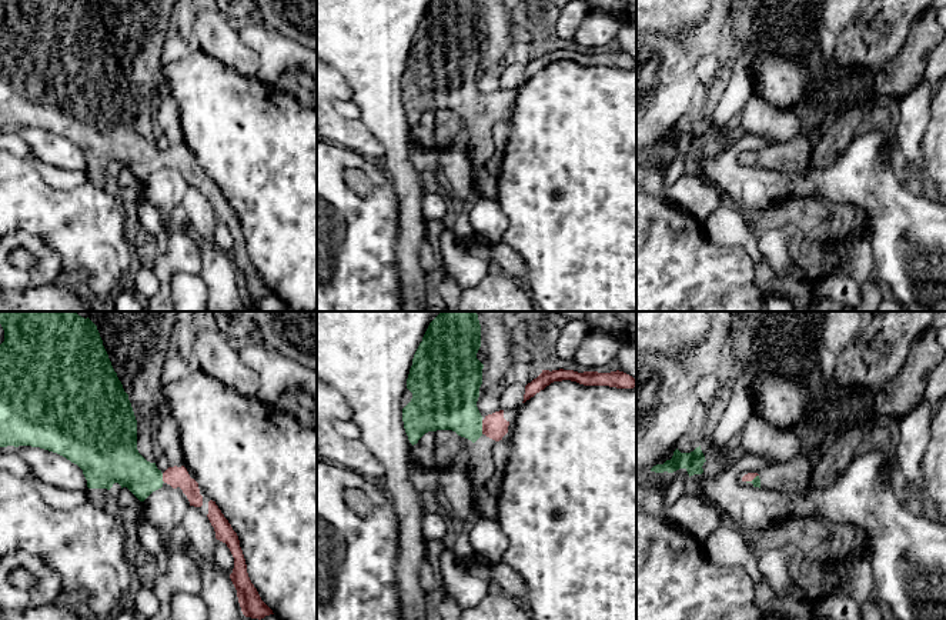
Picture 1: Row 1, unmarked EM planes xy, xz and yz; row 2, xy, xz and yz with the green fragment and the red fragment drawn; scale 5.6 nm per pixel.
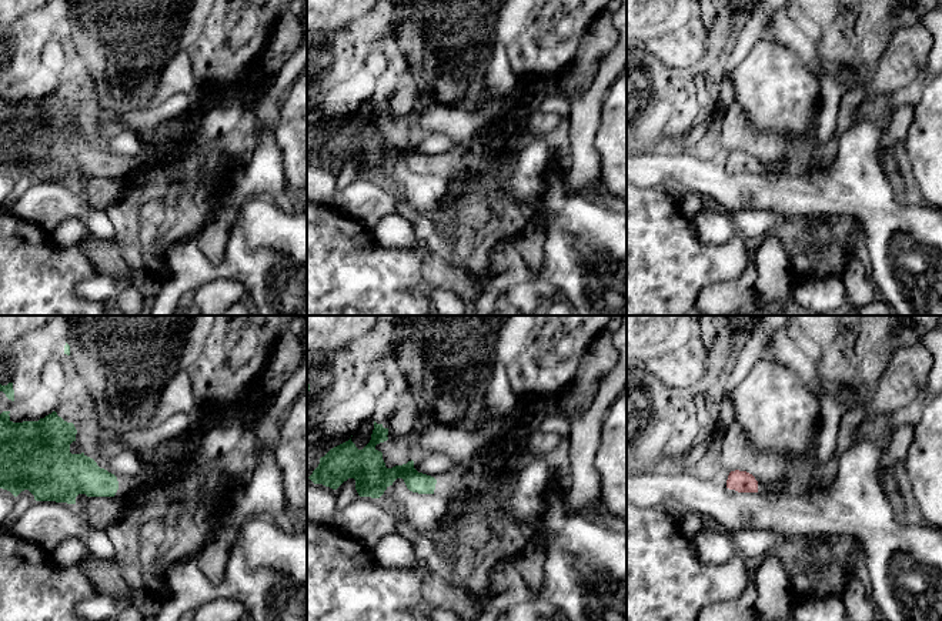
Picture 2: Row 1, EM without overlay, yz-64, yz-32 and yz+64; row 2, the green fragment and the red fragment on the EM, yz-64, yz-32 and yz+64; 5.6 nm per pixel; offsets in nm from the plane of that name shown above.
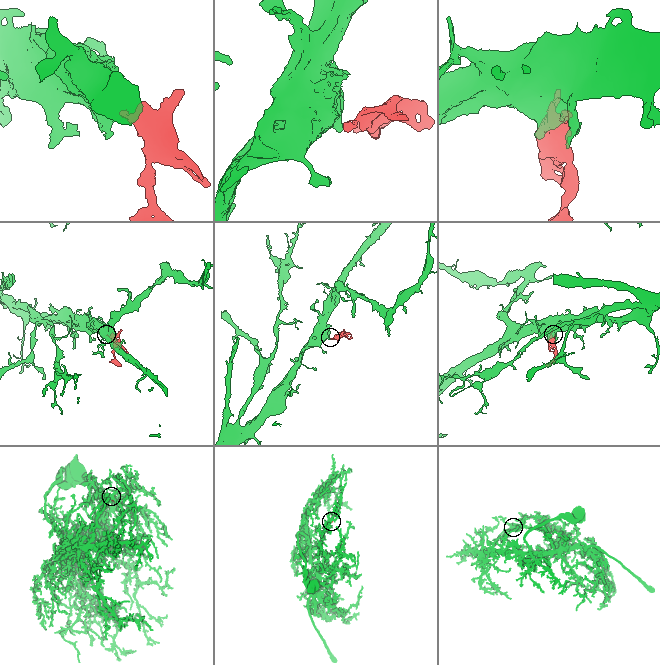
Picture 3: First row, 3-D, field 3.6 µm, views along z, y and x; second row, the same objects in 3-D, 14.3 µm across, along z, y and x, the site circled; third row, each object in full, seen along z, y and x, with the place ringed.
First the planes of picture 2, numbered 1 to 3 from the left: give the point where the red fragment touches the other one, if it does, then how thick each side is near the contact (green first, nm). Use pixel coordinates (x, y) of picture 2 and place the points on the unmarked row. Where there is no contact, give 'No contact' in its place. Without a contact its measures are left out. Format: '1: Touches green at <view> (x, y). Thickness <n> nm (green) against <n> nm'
1: No contact
2: No contact
3: No contact

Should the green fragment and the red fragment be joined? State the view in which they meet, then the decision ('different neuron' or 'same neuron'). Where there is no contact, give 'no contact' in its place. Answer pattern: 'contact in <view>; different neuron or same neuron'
contact in xz; same neuron

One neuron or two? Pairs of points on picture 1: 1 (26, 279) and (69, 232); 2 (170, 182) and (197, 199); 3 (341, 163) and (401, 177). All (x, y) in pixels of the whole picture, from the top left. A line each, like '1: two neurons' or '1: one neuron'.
1: two neurons
2: two neurons
3: two neurons

